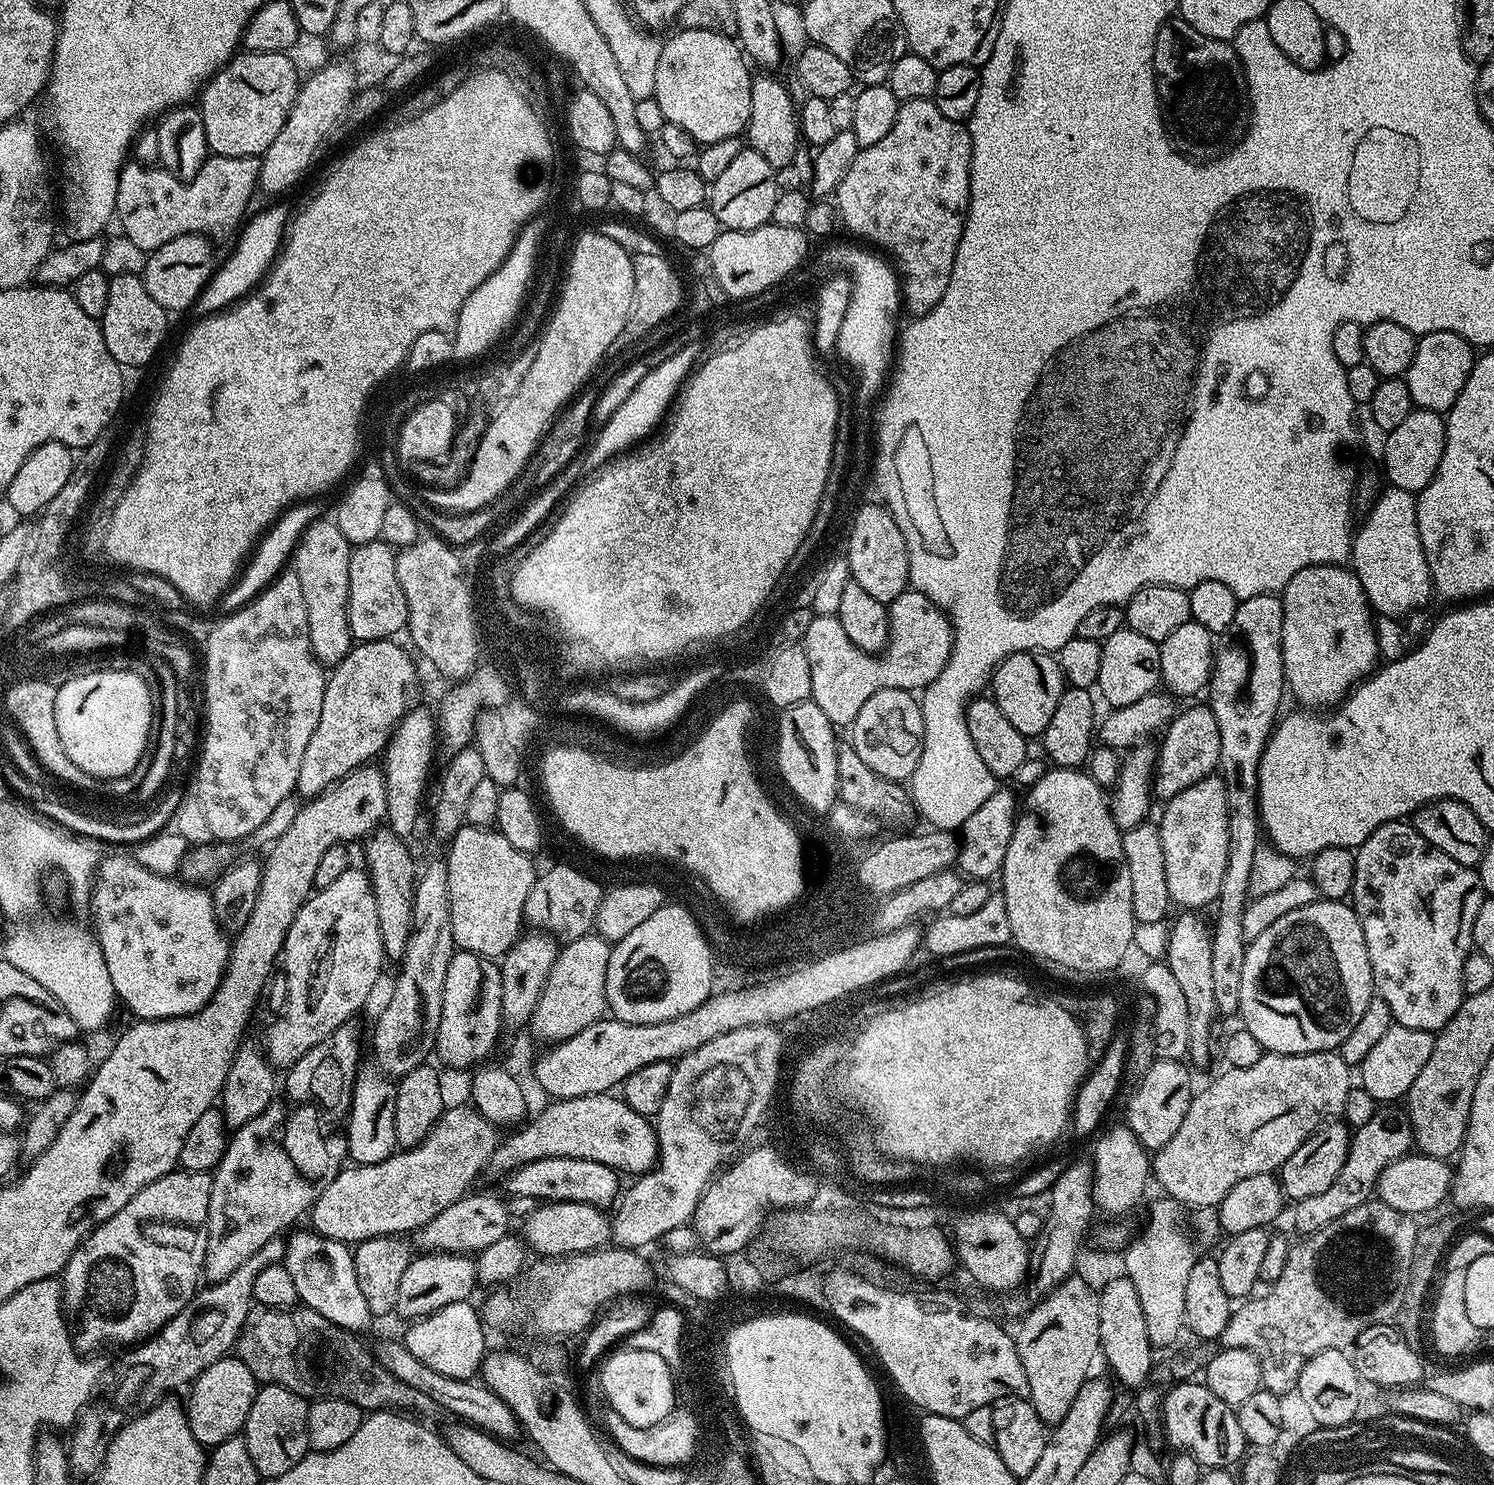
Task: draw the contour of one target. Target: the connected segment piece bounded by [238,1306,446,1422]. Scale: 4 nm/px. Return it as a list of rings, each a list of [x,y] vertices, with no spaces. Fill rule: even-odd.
[[[305,1306],[257,1307],[250,1312],[240,1332],[238,1358],[261,1385],[286,1386],[286,1390],[294,1390],[294,1394],[309,1402],[341,1400],[354,1402],[354,1406],[365,1410],[403,1410],[428,1422],[445,1419],[446,1413],[434,1398],[390,1374],[386,1366],[377,1362],[373,1349],[360,1339],[357,1333],[335,1325]]]

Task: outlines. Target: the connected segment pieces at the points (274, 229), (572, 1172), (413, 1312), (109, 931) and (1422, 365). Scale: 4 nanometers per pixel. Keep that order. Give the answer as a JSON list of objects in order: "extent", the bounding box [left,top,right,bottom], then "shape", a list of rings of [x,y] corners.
[{"extent":[194,204,289,317],"shape":[[[280,204],[247,219],[234,250],[222,266],[219,265],[213,271],[213,276],[195,302],[194,310],[199,313],[199,317],[225,311],[249,295],[263,281],[281,248],[289,217],[289,205]]]},{"extent":[506,1158,622,1206],"shape":[[[538,1158],[508,1173],[506,1183],[514,1195],[536,1200],[532,1202],[569,1200],[579,1204],[605,1206],[621,1195],[622,1184],[620,1188],[619,1178],[617,1169],[602,1166],[602,1162],[590,1162],[582,1158]]]},{"extent":[396,1252,477,1322],"shape":[[[425,1252],[413,1255],[412,1261],[406,1268],[406,1274],[402,1274],[402,1283],[398,1286],[398,1302],[396,1312],[405,1316],[405,1321],[415,1322],[442,1310],[442,1306],[450,1306],[450,1302],[462,1302],[471,1297],[471,1292],[477,1291],[476,1261],[471,1255],[457,1254],[455,1252]]]},{"extent":[90,855,230,1021],"shape":[[[105,855],[100,861],[99,868],[96,869],[94,883],[92,885],[90,911],[96,919],[94,923],[94,933],[98,944],[101,946],[102,954],[105,956],[106,967],[110,970],[111,981],[114,984],[119,1001],[128,1006],[129,1010],[136,1015],[137,1021],[141,1020],[169,1020],[179,1016],[193,1016],[195,1012],[201,1012],[214,998],[218,986],[224,977],[224,971],[228,968],[230,959],[230,939],[229,933],[225,931],[219,920],[216,918],[216,902],[213,893],[207,887],[191,882],[185,882],[175,875],[163,876],[155,873],[154,870],[148,869],[140,864],[135,855],[130,856],[110,856]]]},{"extent":[1406,332,1474,413],"shape":[[[1428,332],[1419,337],[1414,350],[1414,362],[1410,362],[1406,373],[1413,405],[1431,412],[1447,413],[1454,406],[1458,394],[1462,394],[1466,378],[1470,378],[1474,363],[1472,352],[1474,353],[1473,345],[1467,344],[1458,334]]]}]

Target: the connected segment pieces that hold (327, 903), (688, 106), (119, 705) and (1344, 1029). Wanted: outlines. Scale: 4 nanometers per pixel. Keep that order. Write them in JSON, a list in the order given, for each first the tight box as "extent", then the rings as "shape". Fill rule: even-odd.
[{"extent":[266,867,386,1065],"shape":[[[359,867],[348,868],[332,885],[313,891],[286,934],[282,974],[288,983],[288,1005],[273,1019],[266,1043],[266,1055],[273,1065],[296,1064],[302,1054],[349,1023],[380,980],[386,957],[378,906],[372,877]]]},{"extent":[654,28,753,146],"shape":[[[686,28],[677,33],[677,36],[663,41],[658,71],[654,77],[654,97],[662,108],[665,121],[674,126],[682,126],[682,130],[693,136],[700,146],[740,136],[747,129],[750,118],[753,73],[748,72],[750,64],[739,43],[733,37],[710,30]]]},{"extent":[54,668,152,782],"shape":[[[116,668],[84,672],[64,685],[61,683],[54,698],[54,722],[66,754],[100,782],[130,775],[143,754],[152,725],[148,684],[138,674]]]},{"extent":[1238,898,1373,1052],"shape":[[[1317,898],[1310,906],[1302,906],[1302,910],[1278,918],[1270,930],[1258,934],[1258,938],[1247,945],[1238,1016],[1244,1019],[1242,1027],[1258,1038],[1265,1052],[1330,1052],[1339,1049],[1346,1034],[1354,1030],[1366,1010],[1366,1002],[1370,1002],[1373,995],[1372,967],[1356,909],[1344,900]]]}]

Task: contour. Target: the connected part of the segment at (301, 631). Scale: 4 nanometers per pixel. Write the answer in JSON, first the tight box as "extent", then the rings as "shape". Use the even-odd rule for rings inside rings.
{"extent":[194,570,326,842],"shape":[[[285,570],[268,585],[267,588],[256,599],[249,601],[243,608],[236,610],[235,612],[225,615],[225,620],[216,620],[212,625],[212,629],[206,635],[206,639],[203,641],[204,644],[204,700],[202,696],[202,720],[208,723],[208,733],[203,733],[202,736],[202,747],[198,752],[198,767],[194,772],[194,780],[196,776],[196,788],[194,788],[195,795],[199,796],[202,806],[206,806],[206,818],[210,825],[210,834],[212,835],[213,841],[216,842],[240,842],[247,841],[249,836],[253,836],[258,828],[266,822],[266,818],[270,818],[270,814],[274,814],[274,810],[278,806],[278,802],[282,802],[282,798],[293,795],[296,792],[296,779],[300,773],[300,767],[302,762],[306,758],[306,746],[310,742],[310,738],[314,734],[314,730],[318,730],[318,718],[322,718],[322,698],[324,697],[324,686],[326,683],[326,668],[325,665],[321,664],[320,660],[314,654],[314,650],[310,644],[310,618],[306,614],[306,598],[302,595],[302,585],[299,581],[299,576],[294,570]]]}

